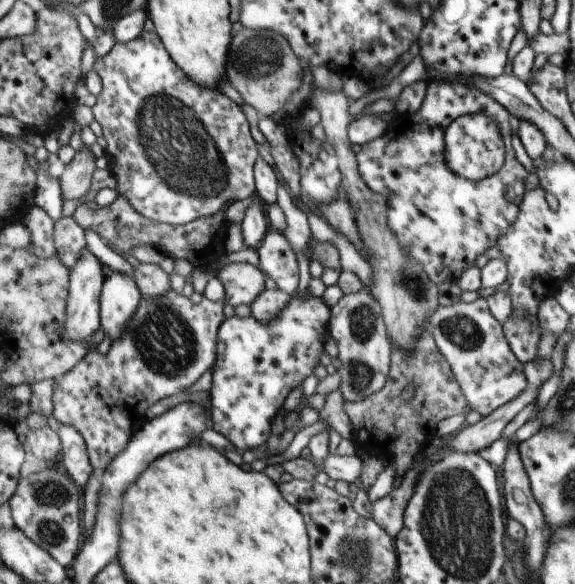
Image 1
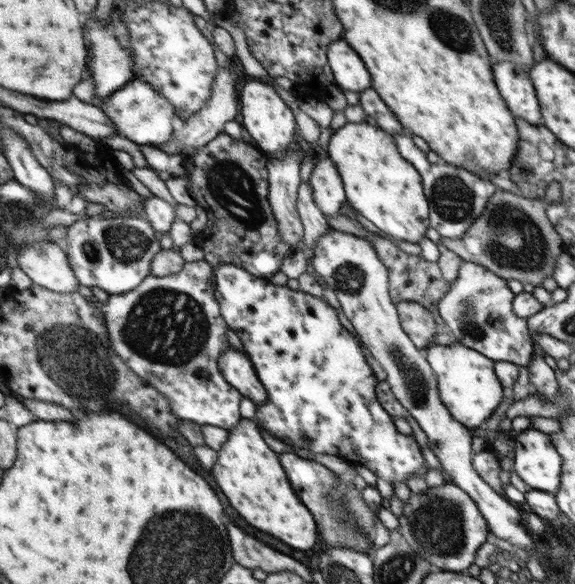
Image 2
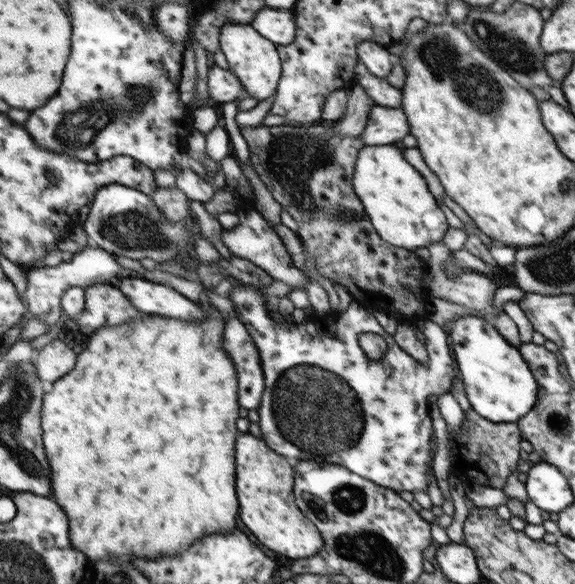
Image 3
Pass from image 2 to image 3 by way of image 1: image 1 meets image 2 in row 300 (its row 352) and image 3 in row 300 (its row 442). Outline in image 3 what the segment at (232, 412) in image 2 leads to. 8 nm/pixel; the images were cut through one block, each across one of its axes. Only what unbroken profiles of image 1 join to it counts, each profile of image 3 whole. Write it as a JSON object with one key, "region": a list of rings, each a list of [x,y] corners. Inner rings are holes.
{"region":[[[96,284],[85,289],[85,307],[74,318],[79,332],[90,336],[101,326],[116,326],[126,321],[135,321],[150,314],[136,308],[113,284]]]}

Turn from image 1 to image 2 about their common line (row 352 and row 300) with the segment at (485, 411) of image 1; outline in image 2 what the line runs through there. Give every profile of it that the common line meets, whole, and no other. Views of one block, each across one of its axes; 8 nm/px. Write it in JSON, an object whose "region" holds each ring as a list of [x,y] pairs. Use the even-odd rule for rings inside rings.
{"region":[[[468,259],[463,261],[458,277],[451,289],[438,303],[440,316],[447,331],[468,348],[477,350],[485,357],[498,362],[513,362],[518,366],[528,366],[533,357],[534,340],[529,332],[527,319],[514,314],[512,303],[515,294],[506,280]]]}

